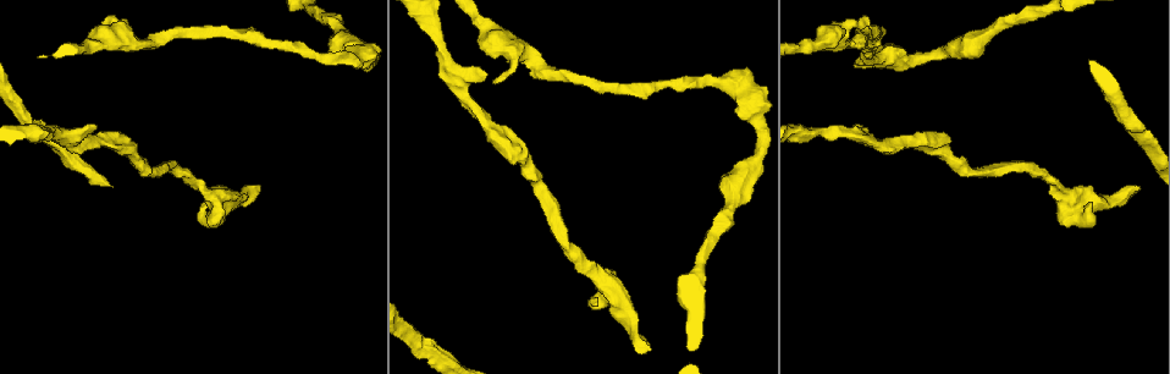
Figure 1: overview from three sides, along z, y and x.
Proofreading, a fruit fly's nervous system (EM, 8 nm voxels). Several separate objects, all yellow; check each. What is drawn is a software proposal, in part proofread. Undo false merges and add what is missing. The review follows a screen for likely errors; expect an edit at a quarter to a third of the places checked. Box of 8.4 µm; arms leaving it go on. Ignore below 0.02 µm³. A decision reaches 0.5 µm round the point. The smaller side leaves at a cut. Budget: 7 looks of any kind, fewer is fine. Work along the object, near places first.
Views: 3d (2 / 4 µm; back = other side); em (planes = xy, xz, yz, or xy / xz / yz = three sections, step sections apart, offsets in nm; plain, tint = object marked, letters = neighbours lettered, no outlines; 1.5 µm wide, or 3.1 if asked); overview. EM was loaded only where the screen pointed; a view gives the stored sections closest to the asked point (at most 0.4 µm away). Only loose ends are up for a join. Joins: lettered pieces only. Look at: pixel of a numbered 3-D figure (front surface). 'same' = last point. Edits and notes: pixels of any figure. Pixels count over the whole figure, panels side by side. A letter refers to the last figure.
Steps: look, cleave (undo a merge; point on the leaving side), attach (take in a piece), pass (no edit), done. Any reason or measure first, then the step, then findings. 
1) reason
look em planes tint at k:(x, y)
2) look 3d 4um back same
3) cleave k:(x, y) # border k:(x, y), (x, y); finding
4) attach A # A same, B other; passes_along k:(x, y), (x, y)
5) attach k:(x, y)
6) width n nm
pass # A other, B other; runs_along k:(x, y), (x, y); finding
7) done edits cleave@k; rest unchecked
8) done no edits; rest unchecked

free end
look em xz step 8 tint at 1:(1135, 186)

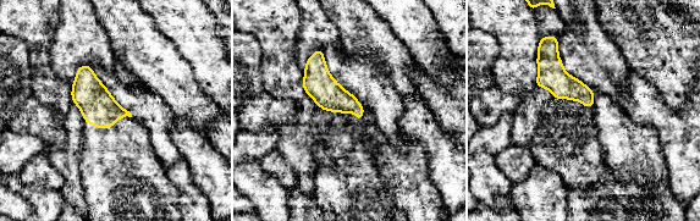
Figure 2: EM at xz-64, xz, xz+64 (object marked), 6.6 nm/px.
cut it another way
look em planes letters same

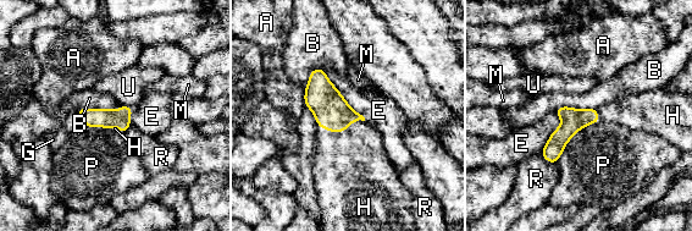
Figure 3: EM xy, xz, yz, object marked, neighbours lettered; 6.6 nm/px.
attach H # A other, B other, E other, G other, H same, M other, P other, R other, U other; passes_along 3:(331, 110), (339, 131), (352, 166); the cell continues

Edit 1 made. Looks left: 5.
see it whole again
look overview

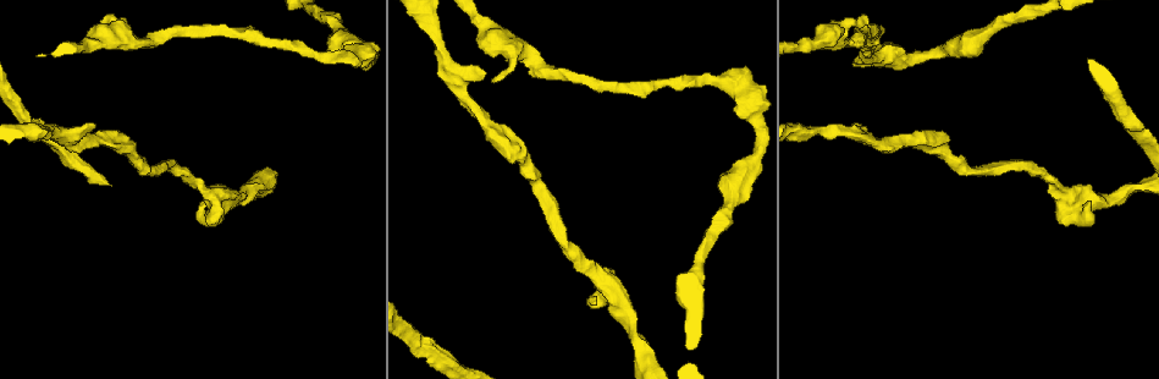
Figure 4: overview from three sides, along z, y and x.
an open end
look 3d 2um at 4:(493, 83)

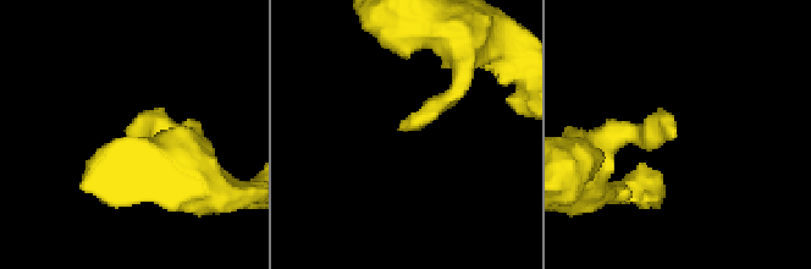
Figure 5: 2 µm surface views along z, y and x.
look em planes tint at 5:(673, 130)

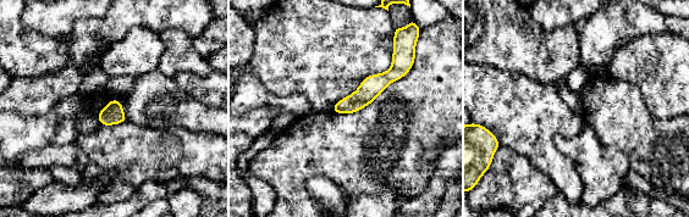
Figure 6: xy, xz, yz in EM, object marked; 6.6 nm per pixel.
look em planes letters same

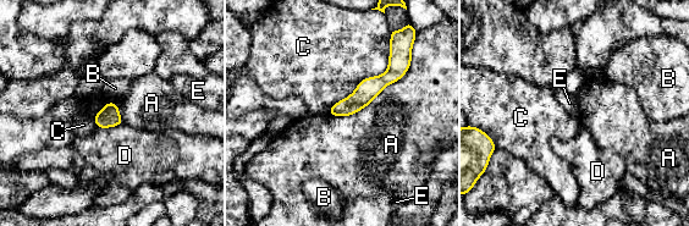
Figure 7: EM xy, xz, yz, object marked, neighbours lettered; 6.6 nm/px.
width 120 nm
pass # A other, B other, C other, D other, E other; none of them fits

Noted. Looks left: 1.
done edits attach@3; rest unchecked

